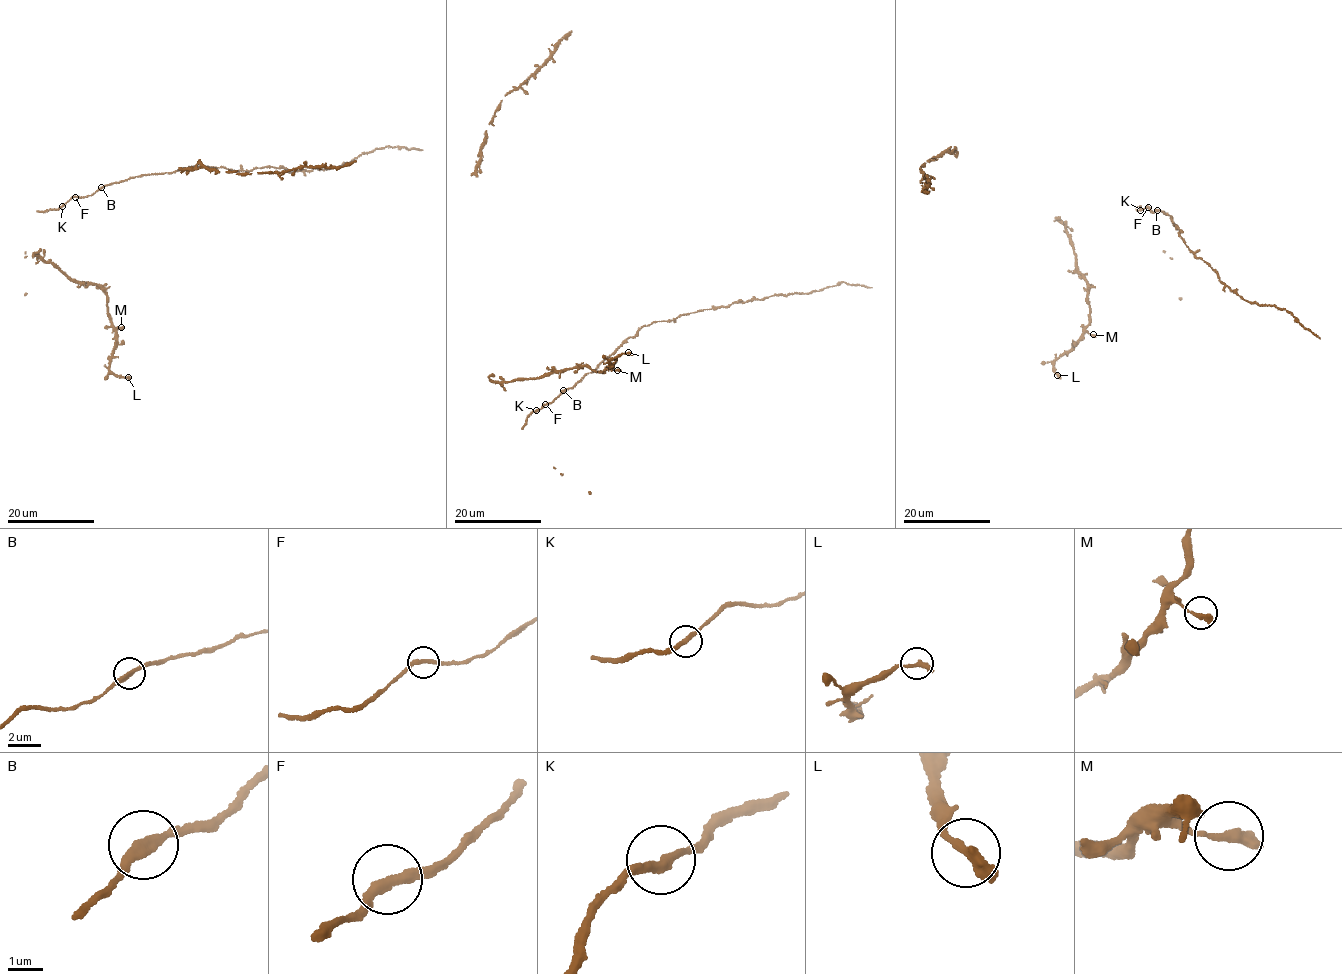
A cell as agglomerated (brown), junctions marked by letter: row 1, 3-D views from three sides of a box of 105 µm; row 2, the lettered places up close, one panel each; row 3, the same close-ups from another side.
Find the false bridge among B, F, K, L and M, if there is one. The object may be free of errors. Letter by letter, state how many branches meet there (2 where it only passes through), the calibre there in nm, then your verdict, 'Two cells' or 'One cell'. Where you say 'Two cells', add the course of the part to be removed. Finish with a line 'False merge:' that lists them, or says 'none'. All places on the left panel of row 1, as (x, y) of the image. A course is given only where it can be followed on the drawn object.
B: Branches: 2. Thickness 280 nm. One cell
F: Branches: 2. Thickness 280 nm. One cell
K: Branches: 2. Thickness 260 nm. One cell
L: Branches: 1. Thickness 360 nm. One cell
M: Branches: 1. Thickness 400 nm. One cell
False merge: none

